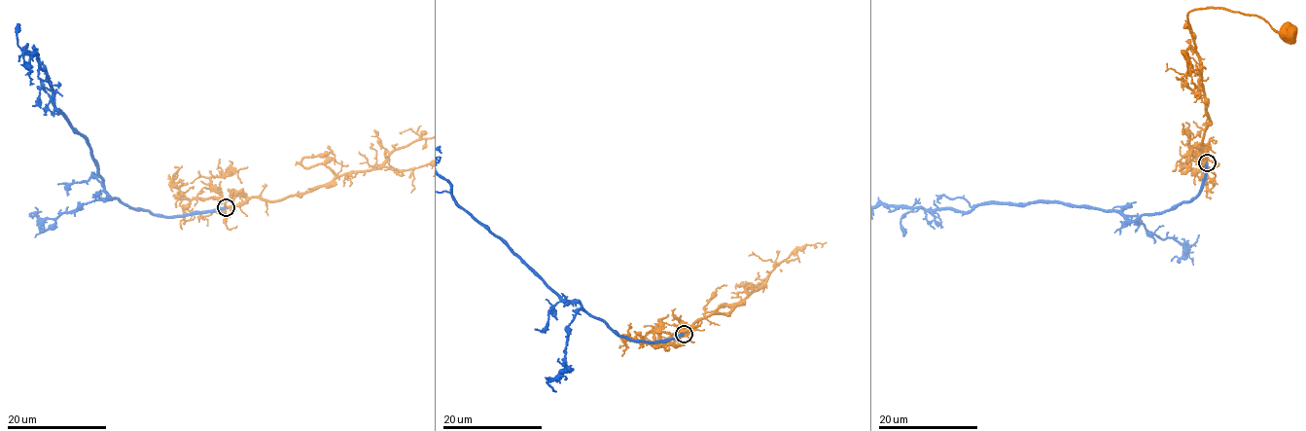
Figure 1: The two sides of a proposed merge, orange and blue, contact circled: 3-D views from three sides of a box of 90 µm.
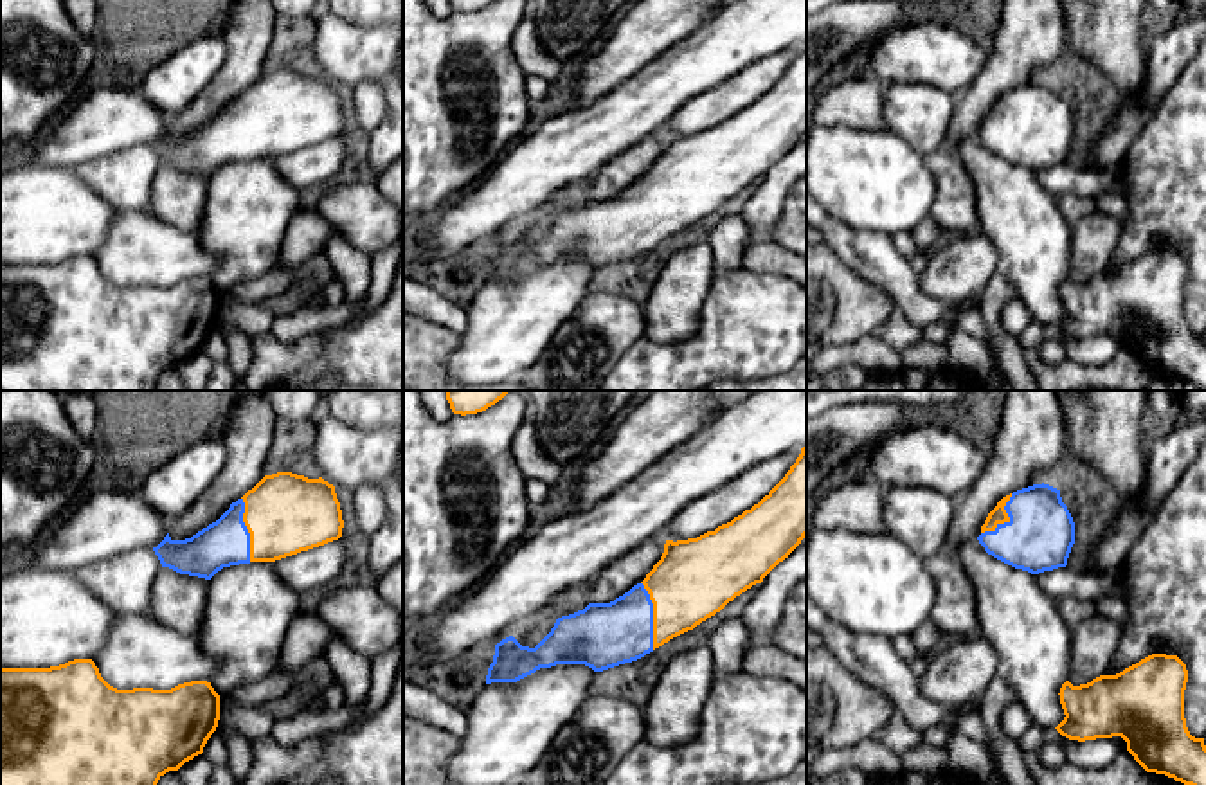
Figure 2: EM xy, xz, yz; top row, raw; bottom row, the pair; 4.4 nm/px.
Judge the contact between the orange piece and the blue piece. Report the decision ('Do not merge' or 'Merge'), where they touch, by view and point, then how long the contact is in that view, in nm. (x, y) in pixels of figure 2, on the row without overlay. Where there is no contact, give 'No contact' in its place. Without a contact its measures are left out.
Merge. Touches orange at xz (654, 213). Shared border 300 nm

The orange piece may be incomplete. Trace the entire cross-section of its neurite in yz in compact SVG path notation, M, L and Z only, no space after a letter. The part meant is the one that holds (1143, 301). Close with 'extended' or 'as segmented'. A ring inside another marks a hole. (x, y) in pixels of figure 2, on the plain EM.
M1152 250L1116 272L1060 284L1064 317L1055 324L1069 337L1121 333L1147 367L1206 391L1204 335L1190 331L1184 315L1186 261Z | as segmented

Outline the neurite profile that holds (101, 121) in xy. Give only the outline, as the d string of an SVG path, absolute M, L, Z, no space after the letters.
M86 88L65 110L59 126L36 139L27 158L76 169L131 146L157 144L171 119L139 90Z

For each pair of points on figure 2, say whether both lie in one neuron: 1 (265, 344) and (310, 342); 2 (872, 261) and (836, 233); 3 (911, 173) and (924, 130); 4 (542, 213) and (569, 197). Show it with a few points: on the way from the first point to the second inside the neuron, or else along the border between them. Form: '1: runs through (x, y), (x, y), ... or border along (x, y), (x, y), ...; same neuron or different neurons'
1: runs through (276, 351), (299, 351); same neuron
2: runs through (863, 252), (845, 240); same neuron
3: border along (888, 128), (924, 155); different neurons
4: runs through (549, 211), (562, 202); same neuron

